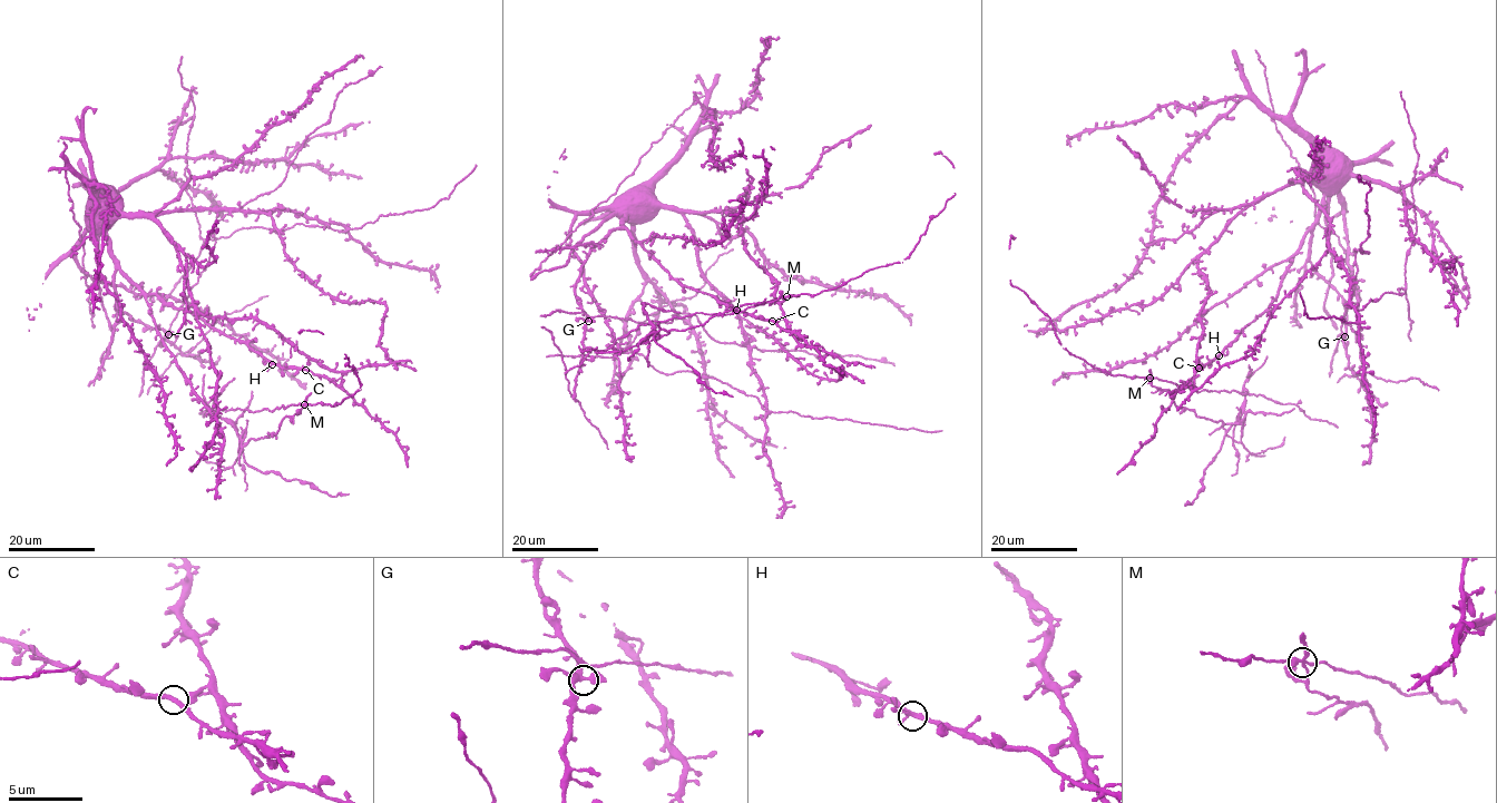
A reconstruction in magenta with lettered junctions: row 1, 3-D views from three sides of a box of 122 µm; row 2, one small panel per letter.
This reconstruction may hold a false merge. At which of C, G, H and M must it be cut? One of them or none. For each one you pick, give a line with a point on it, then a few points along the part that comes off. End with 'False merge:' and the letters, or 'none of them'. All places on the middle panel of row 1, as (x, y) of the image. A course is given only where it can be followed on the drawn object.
M: place (786, 296); course (786, 296), (749, 304), (697, 326), (661, 329), (654, 335), (713, 391), (733, 397)
False merge: M

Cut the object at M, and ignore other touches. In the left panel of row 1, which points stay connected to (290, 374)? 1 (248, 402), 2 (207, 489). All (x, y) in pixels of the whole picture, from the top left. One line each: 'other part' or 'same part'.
1: other part
2: same part

